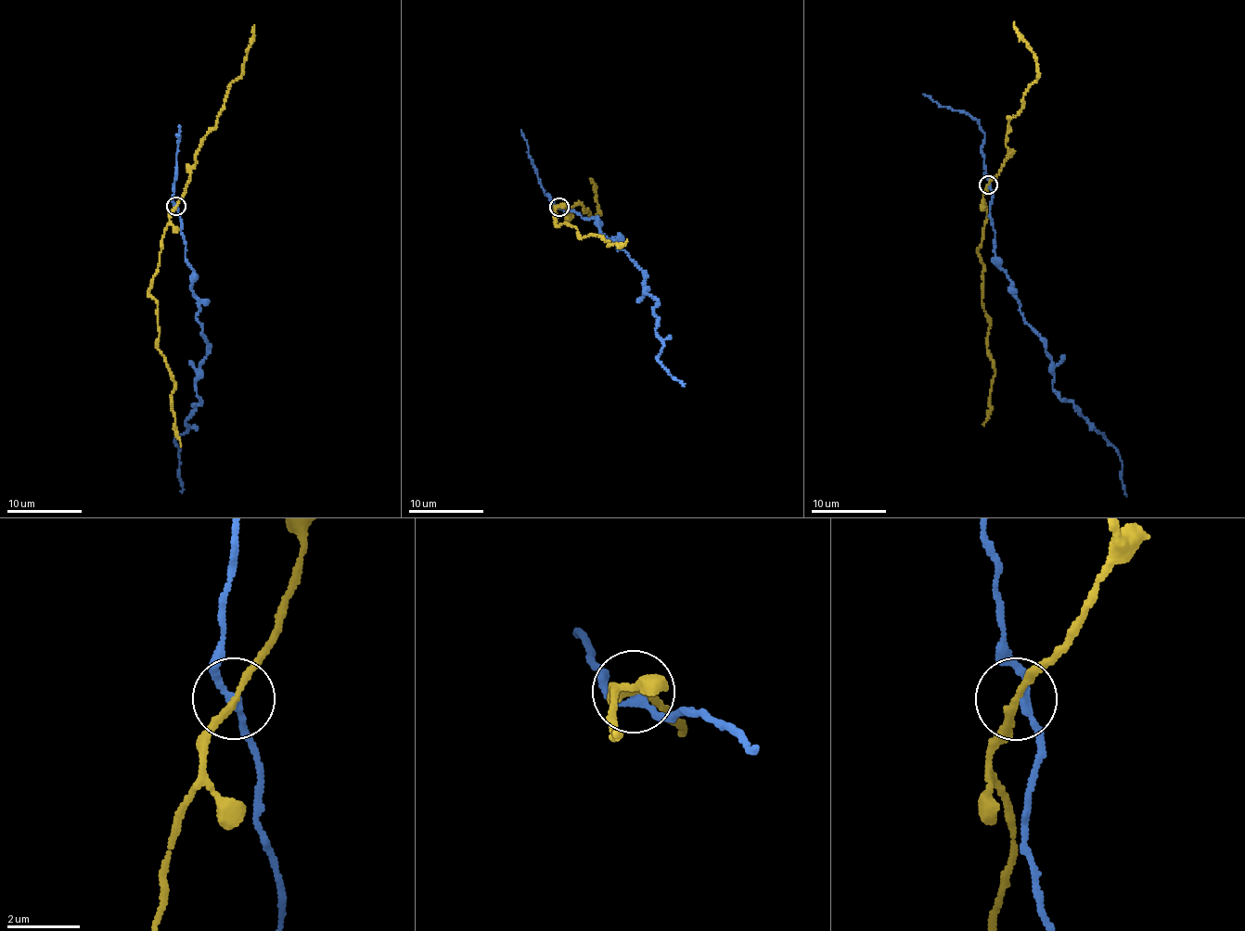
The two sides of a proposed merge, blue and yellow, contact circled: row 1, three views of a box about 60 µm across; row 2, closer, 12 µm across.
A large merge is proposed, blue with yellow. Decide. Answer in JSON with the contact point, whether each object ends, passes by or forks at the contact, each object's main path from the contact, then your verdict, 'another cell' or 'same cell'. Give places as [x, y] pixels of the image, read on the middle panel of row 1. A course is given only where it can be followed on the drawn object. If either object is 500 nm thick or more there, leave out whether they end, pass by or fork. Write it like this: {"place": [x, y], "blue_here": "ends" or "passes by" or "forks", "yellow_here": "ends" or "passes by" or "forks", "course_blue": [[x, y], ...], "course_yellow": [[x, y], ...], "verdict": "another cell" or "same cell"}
{"place": [559, 207], "blue_here": "passes by", "yellow_here": "passes by", "course_blue": [[558, 207], [597, 221], [599, 231], [643, 271], [643, 287], [654, 299], [659, 322], [660, 363], [685, 386]], "course_yellow": [[558, 207], [554, 214], [558, 224], [574, 226], [581, 237], [599, 235], [609, 247], [627, 241]], "verdict": "same cell"}

